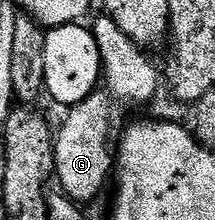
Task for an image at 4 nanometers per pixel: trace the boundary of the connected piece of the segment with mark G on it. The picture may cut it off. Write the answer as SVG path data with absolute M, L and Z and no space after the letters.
M100 16L101 18L97 18L94 22L91 22L91 29L93 35L95 36L95 40L99 44L99 52L101 53L101 69L103 71L103 88L98 88L93 91L92 94L89 94L82 102L77 102L73 106L68 107L67 113L69 114L65 118L65 123L62 124L61 127L56 127L55 137L53 140L53 172L55 175L55 182L58 182L60 193L66 194L72 202L76 202L78 204L86 204L85 202L93 202L97 197L101 194L101 189L105 186L105 181L110 181L111 175L115 170L115 130L113 134L113 125L117 122L117 113L120 112L121 106L141 106L144 102L149 102L153 98L153 93L157 90L157 74L159 78L159 70L156 70L153 67L153 62L148 58L146 51L142 49L142 47L137 46L126 34L123 32L123 28L119 28L119 24L115 24L115 20L111 20L107 16Z

